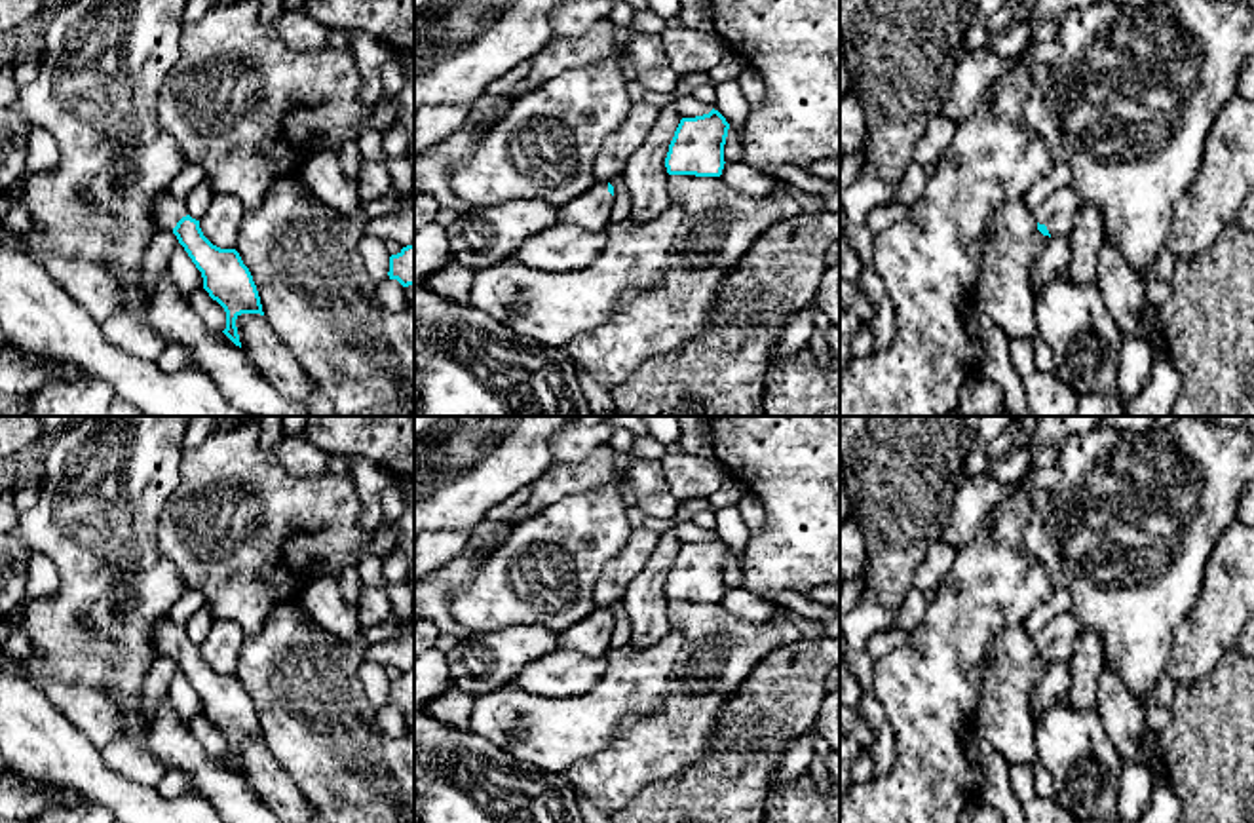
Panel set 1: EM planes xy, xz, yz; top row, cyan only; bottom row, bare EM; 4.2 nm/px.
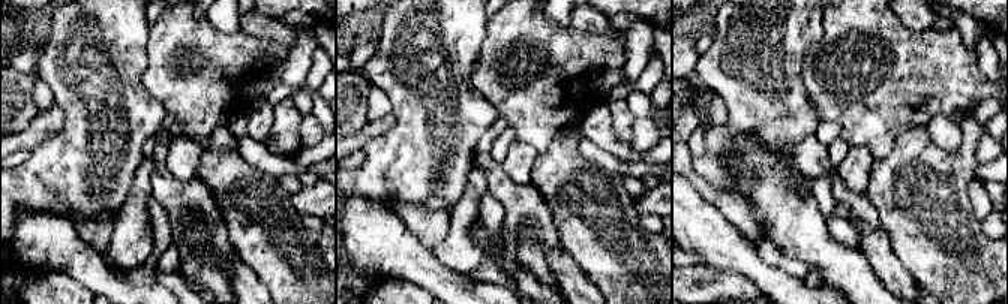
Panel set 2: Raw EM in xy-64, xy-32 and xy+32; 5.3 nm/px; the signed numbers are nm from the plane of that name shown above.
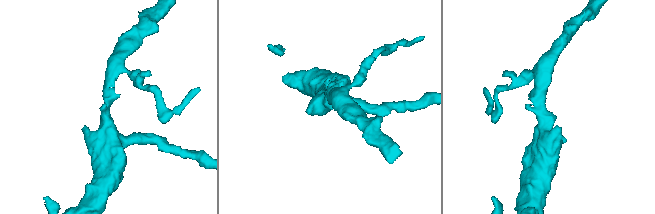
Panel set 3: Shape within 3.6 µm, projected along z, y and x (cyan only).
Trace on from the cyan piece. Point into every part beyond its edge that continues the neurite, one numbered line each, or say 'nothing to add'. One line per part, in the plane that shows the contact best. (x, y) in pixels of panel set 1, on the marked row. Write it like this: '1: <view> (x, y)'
1: xy (166, 210)

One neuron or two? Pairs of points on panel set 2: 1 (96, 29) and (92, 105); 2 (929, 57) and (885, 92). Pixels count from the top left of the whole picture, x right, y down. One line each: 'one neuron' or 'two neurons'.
1: one neuron
2: one neuron

